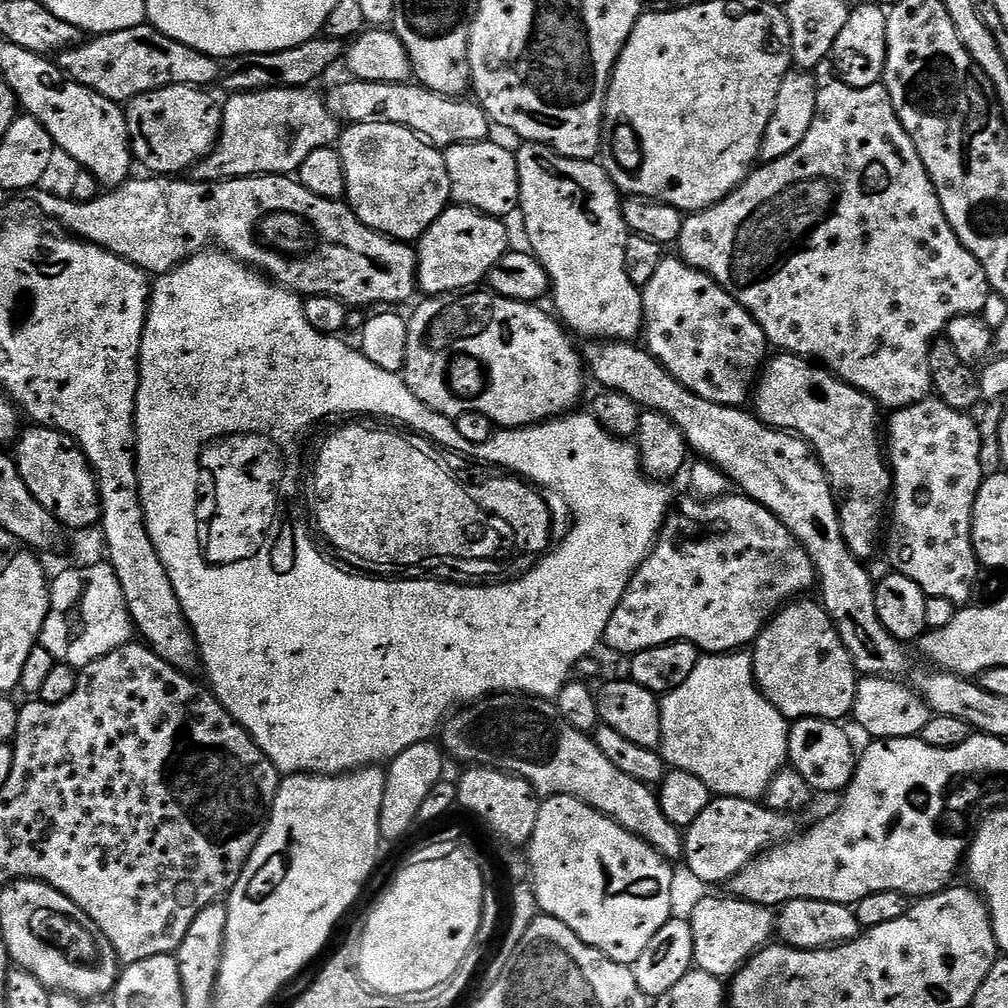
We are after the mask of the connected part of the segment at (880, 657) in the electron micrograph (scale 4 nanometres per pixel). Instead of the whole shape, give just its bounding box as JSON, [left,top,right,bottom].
[586,340,908,678]

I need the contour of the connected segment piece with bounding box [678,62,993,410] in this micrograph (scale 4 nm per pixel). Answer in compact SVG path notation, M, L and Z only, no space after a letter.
M828 62L820 65L818 76L821 81L830 78L832 81L819 85L820 93L814 122L802 146L786 154L786 158L778 158L778 162L761 163L759 167L749 172L744 183L739 184L722 202L702 212L691 213L682 226L678 255L692 268L705 272L707 276L714 278L714 282L721 284L755 318L758 326L762 326L773 349L819 362L850 386L871 396L881 409L895 410L914 406L927 400L934 392L930 368L933 343L939 341L947 333L948 325L960 316L979 316L983 313L989 296L993 295L992 283L986 278L986 270L980 265L978 258L974 258L974 254L970 254L970 250L962 246L958 234L954 234L942 210L942 202L938 198L934 182L910 134L906 134L894 110L894 102L883 83L869 88L851 88L843 80L833 78L834 68Z

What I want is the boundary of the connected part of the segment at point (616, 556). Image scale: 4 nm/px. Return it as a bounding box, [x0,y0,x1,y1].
[136,250,673,776]

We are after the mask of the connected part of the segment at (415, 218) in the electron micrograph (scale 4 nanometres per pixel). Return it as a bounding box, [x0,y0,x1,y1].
[338,122,452,242]

